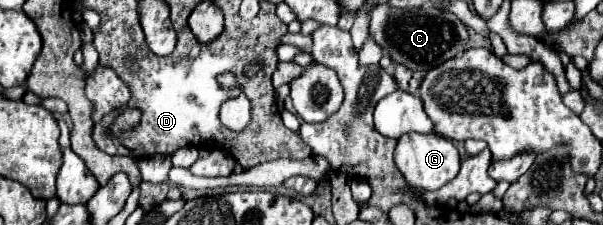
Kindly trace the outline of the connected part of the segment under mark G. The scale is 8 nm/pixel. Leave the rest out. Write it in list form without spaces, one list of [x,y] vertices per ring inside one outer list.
[[[409,132],[403,134],[397,140],[397,148],[395,148],[395,164],[399,168],[399,172],[403,174],[403,178],[407,180],[409,186],[419,188],[419,190],[437,190],[443,184],[447,184],[451,178],[457,176],[459,172],[459,152],[453,146],[451,140],[437,136],[437,134],[417,134],[417,132]]]

